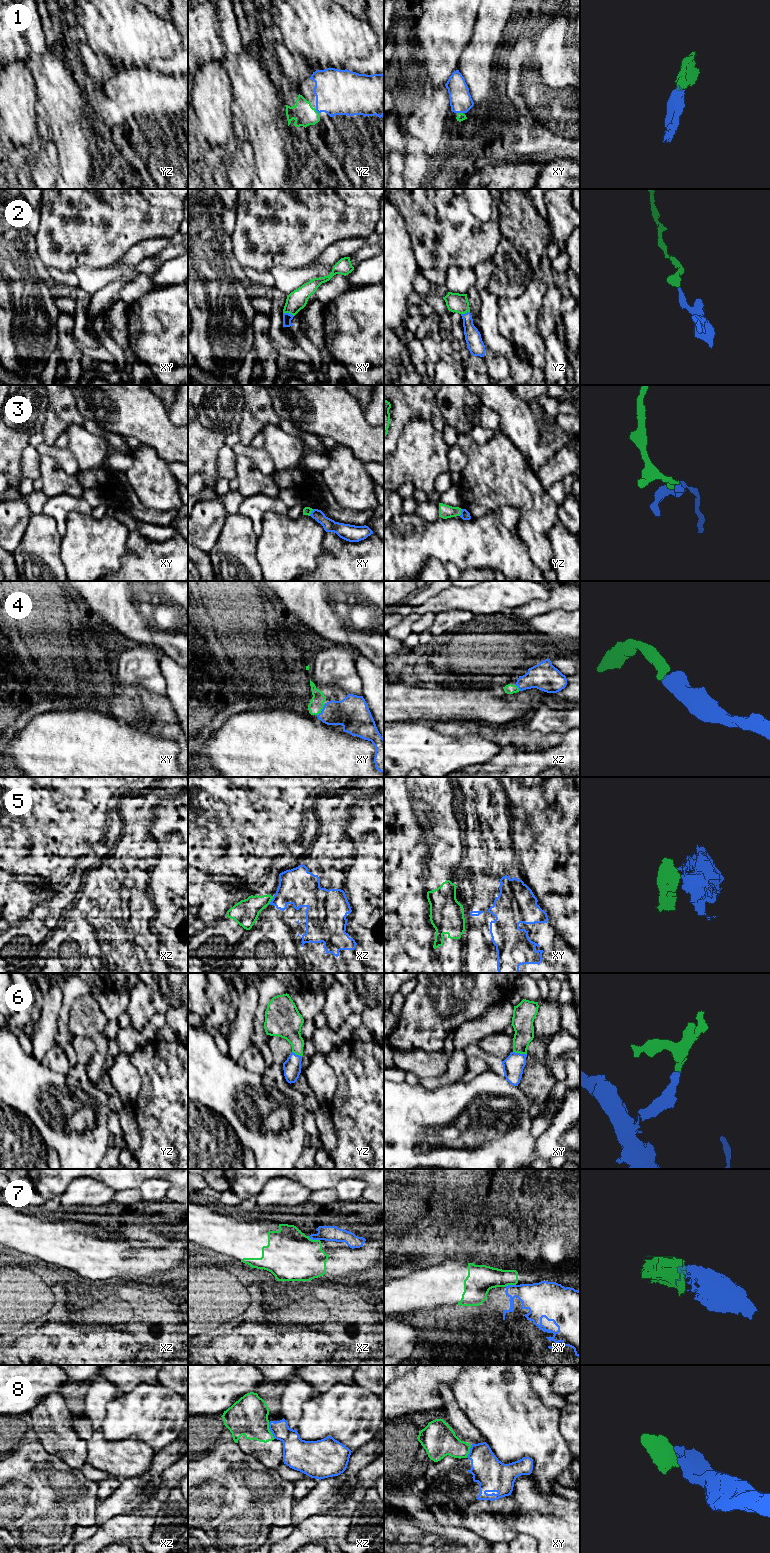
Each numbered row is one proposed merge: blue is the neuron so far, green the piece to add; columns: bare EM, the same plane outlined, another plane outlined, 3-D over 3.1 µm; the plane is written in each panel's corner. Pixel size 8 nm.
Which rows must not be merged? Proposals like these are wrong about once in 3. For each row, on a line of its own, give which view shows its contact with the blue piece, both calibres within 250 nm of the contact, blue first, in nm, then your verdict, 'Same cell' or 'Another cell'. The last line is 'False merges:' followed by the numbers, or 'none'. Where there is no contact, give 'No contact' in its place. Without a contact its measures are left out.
1: Touches blue in xy. Thickness 180 nm (blue) against 70 nm. Same cell
2: Touches blue in xy. Thickness 70 nm (blue) against 160 nm. Same cell
3: Touches blue in xy. Thickness 110 nm (blue) against 60 nm. Same cell
4: Touches blue in xy. Thickness 260 nm (blue) against 120 nm. Same cell
5: Touches blue in xz. Thickness 300 nm (blue) against 200 nm. Another cell
6: Touches blue in xy. Thickness 170 nm (blue) against 170 nm. Same cell
7: Touches blue in xz. Thickness 130 nm (blue) against 400 nm. Another cell
8: Touches blue in xz. Thickness 190 nm (blue) against 320 nm. Another cell
False merges: 5, 7, 8

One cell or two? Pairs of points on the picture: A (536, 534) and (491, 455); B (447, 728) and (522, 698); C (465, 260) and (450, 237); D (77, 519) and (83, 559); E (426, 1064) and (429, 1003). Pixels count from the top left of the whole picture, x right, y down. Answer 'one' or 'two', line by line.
A: one
B: two
C: one
D: one
E: two

